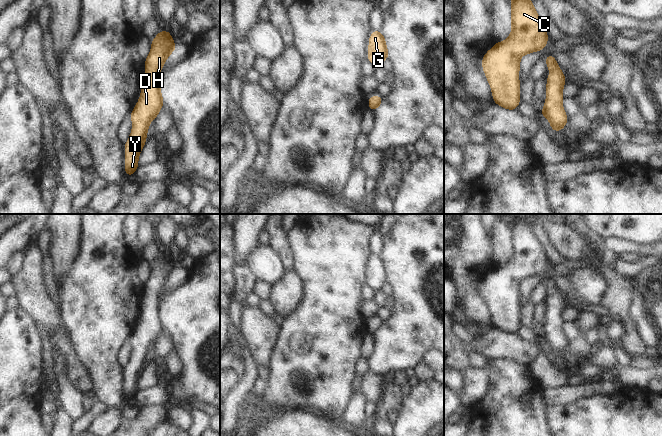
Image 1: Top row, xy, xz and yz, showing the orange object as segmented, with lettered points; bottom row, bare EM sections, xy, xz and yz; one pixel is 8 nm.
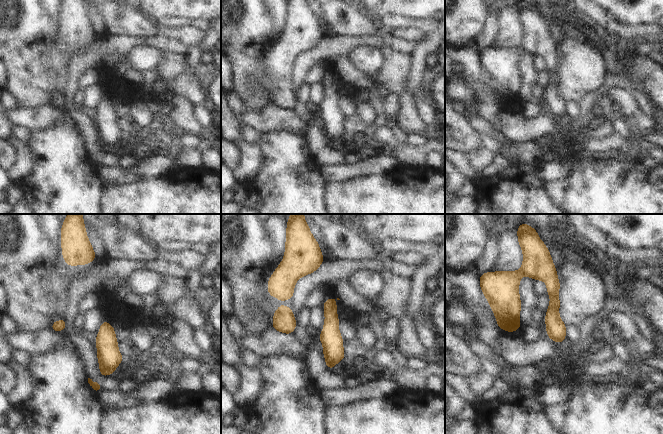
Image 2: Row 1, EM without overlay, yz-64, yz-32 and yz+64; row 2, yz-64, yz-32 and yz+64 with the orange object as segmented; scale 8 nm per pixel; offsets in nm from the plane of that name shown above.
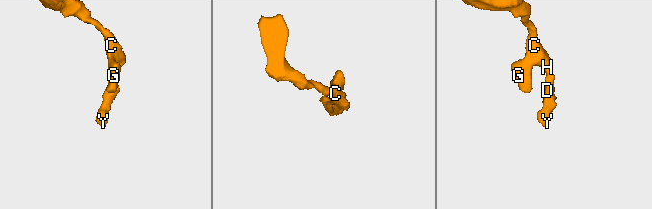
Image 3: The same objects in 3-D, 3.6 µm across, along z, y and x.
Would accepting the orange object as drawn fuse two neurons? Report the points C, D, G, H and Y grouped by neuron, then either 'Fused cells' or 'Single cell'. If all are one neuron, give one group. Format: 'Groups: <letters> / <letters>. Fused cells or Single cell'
Groups: C D G H Y. Single cell

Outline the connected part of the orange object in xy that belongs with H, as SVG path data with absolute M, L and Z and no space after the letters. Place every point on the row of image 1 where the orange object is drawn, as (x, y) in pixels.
M160 30L152 39L151 51L145 59L146 74L142 78L141 95L130 114L133 127L129 139L125 142L125 175L127 176L135 175L135 170L139 167L139 155L147 141L149 124L155 120L165 104L158 74L176 47L169 30Z

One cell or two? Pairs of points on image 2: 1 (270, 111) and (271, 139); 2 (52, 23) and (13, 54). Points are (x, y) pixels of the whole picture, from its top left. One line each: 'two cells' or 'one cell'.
1: two cells
2: one cell

